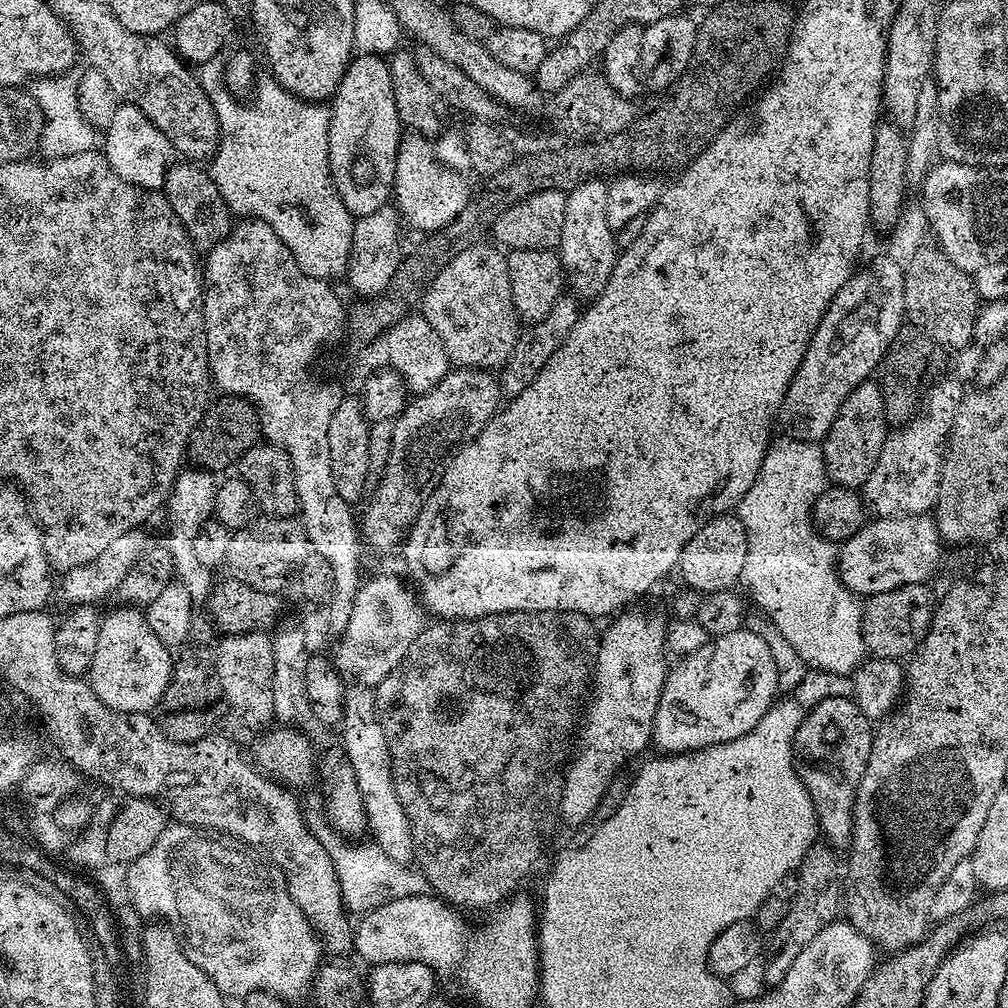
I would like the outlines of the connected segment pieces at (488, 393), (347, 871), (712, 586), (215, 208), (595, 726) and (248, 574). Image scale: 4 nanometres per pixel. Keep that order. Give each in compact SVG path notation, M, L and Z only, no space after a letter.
M456 368L449 370L433 389L417 395L405 404L404 411L396 417L392 426L389 456L380 475L380 485L362 516L362 540L376 552L390 549L415 524L426 502L438 490L450 462L467 444L472 444L484 427L492 421L502 404L499 379L483 368Z
M324 824L316 826L314 831L323 848L330 854L331 861L334 862L340 892L349 911L368 912L389 899L423 895L429 889L428 880L422 872L418 870L412 872L409 865L401 865L392 860L375 843L352 844L331 825Z
M727 512L708 520L679 551L683 583L701 594L731 589L739 581L742 567L745 566L747 541L739 515Z
M173 163L164 179L162 191L164 197L170 202L170 210L174 210L178 222L182 222L186 234L191 238L197 249L213 248L215 244L222 242L232 231L234 213L222 198L222 194L213 182L211 175L199 163Z
M640 606L621 611L615 617L617 620L608 629L603 629L600 653L596 656L594 695L586 712L588 725L582 728L584 748L575 749L566 768L560 803L563 823L580 824L590 819L596 807L603 802L616 771L627 760L634 759L644 747L649 747L652 719L658 710L666 675L666 620L656 612L636 607Z
M291 516L257 518L246 528L233 531L226 565L231 579L263 592L279 593L288 579L295 577L312 552L312 543L303 523Z

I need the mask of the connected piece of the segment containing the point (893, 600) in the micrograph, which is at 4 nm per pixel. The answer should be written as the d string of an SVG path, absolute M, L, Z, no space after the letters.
M927 583L922 584L907 584L906 586L898 586L894 590L886 590L885 592L879 592L876 596L869 596L863 601L862 604L862 615L860 618L860 625L864 628L862 630L862 638L864 639L864 647L869 653L875 654L877 657L884 657L889 660L903 661L905 658L911 657L915 653L916 649L919 648L922 641L926 638L928 633L928 627L932 624L932 615L936 612L936 606L938 603L937 597L934 595L932 597L932 592L928 589L929 585Z

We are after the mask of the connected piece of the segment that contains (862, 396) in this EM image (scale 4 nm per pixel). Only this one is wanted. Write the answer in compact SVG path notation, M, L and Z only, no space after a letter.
M866 379L846 395L829 432L822 439L827 479L841 488L863 489L870 478L870 470L878 466L878 458L882 454L889 431L880 385L875 379Z

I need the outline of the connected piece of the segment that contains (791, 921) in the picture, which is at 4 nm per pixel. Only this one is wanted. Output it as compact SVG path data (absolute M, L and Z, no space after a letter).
M813 843L808 855L804 857L803 863L798 869L798 894L794 906L790 906L790 914L786 914L786 918L782 918L782 922L771 933L772 936L772 957L768 960L768 965L764 968L764 976L769 980L769 985L775 986L782 982L782 978L786 978L786 974L790 970L790 966L794 966L794 958L798 958L798 954L802 954L802 950L806 950L806 946L810 946L810 942L814 942L814 934L818 934L818 930L822 930L827 924L833 923L837 919L836 911L840 908L840 880L842 884L842 876L836 873L836 856L827 843Z

